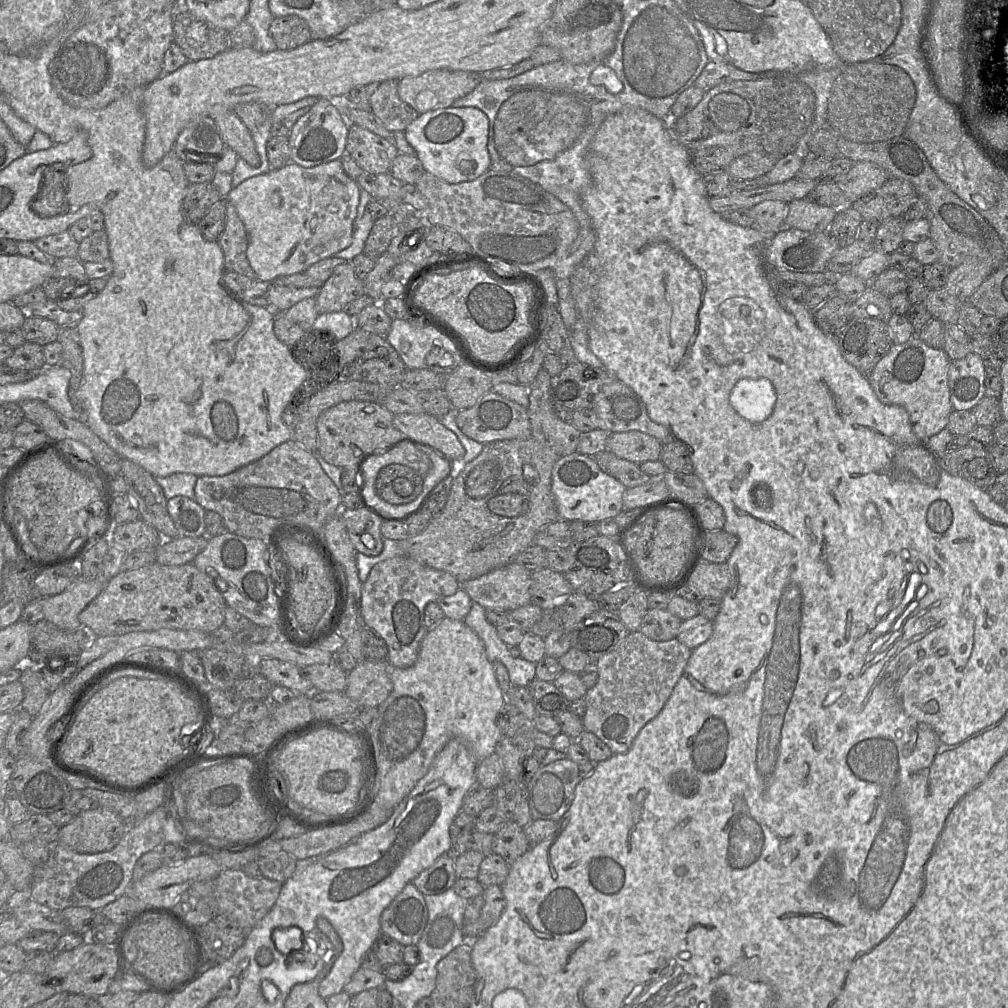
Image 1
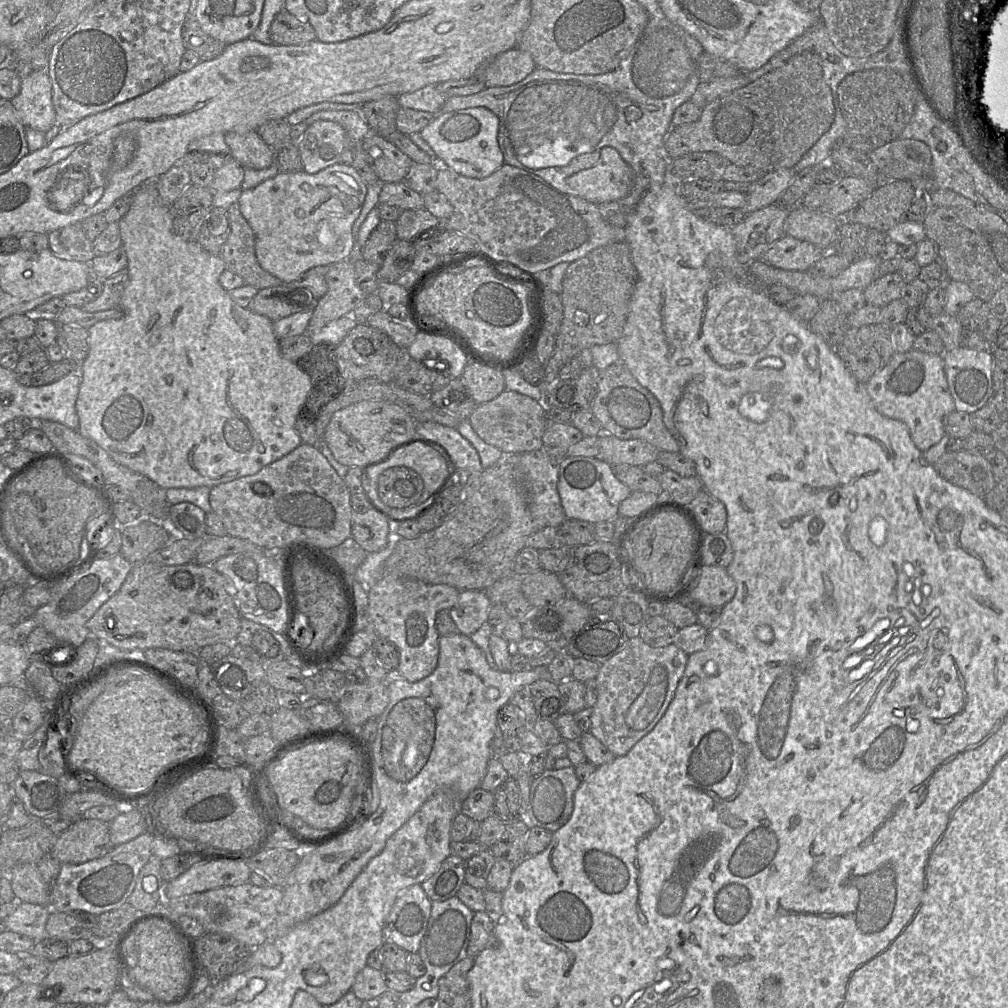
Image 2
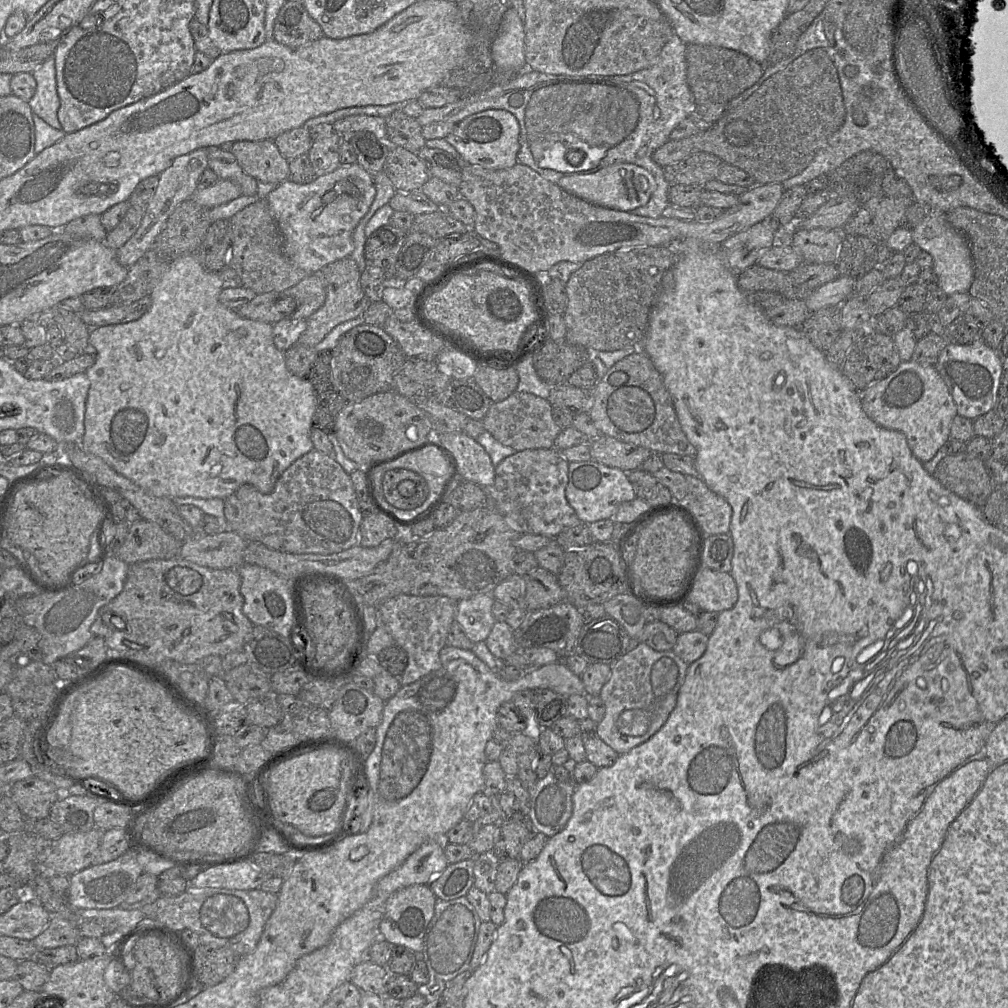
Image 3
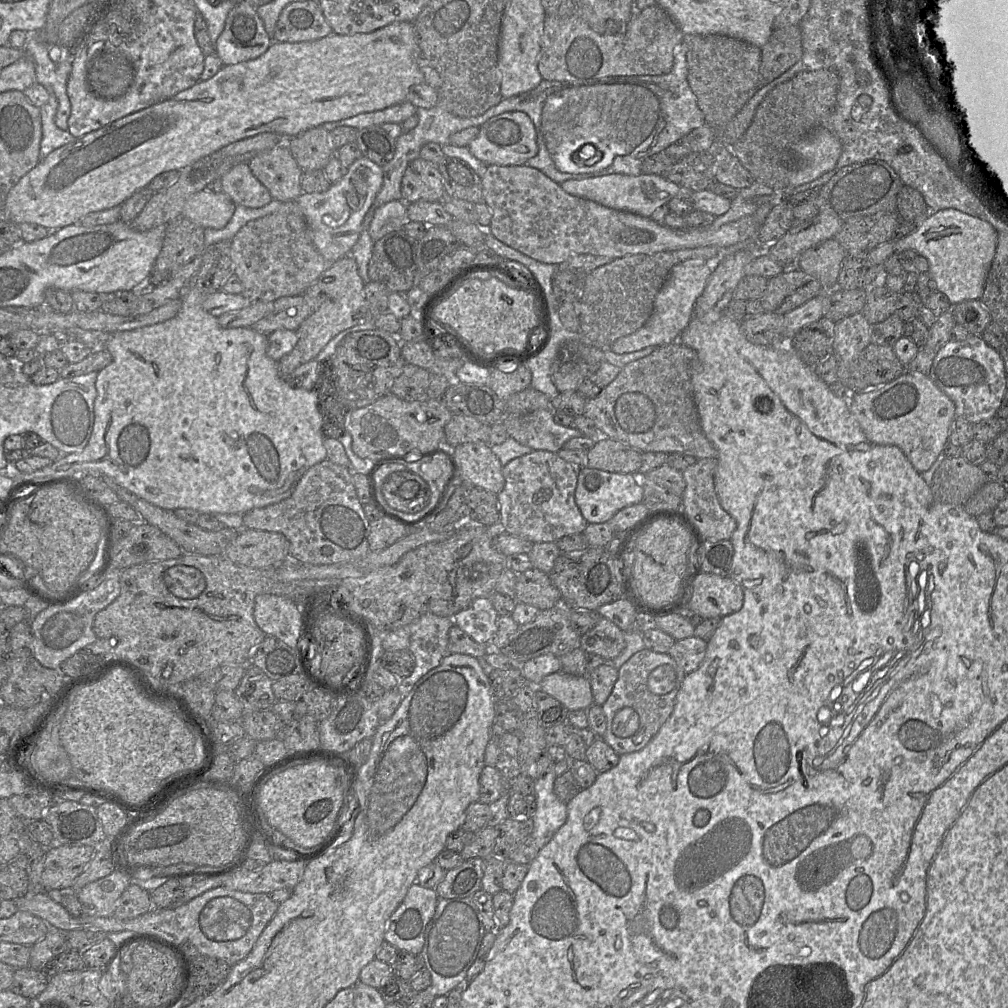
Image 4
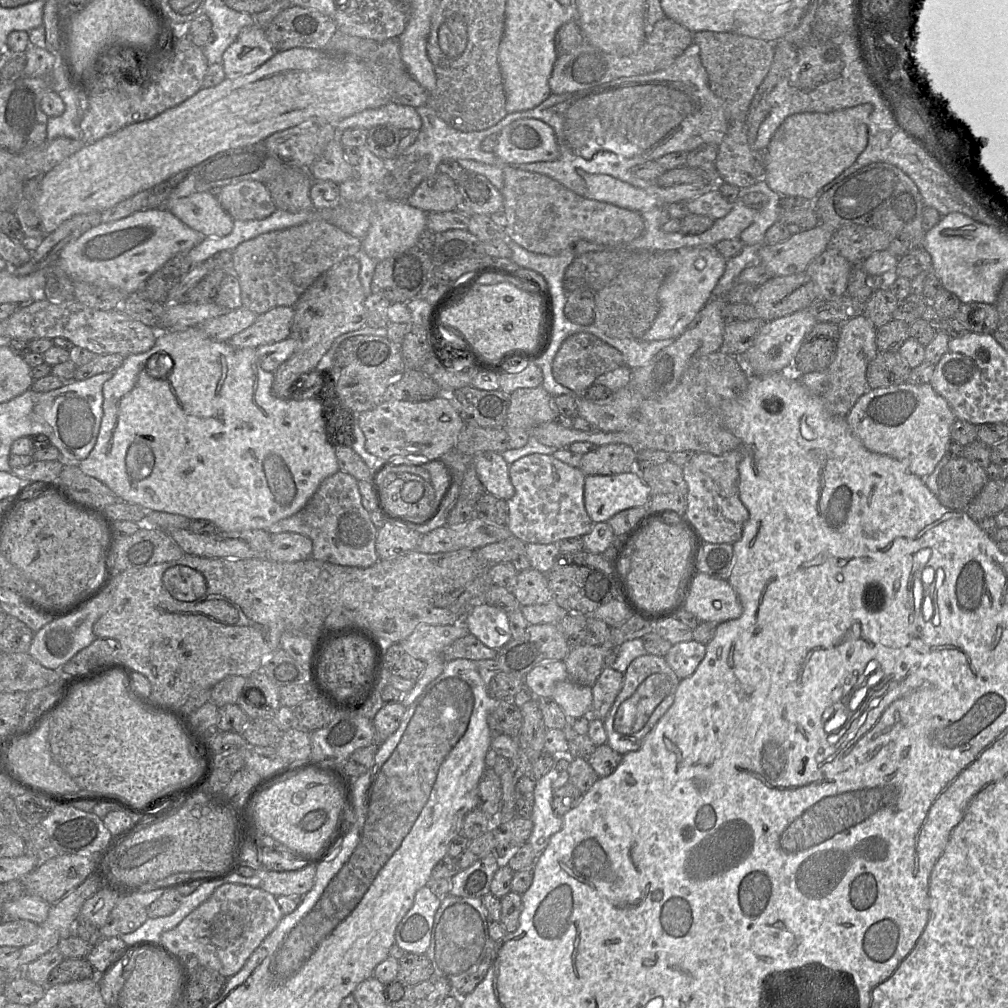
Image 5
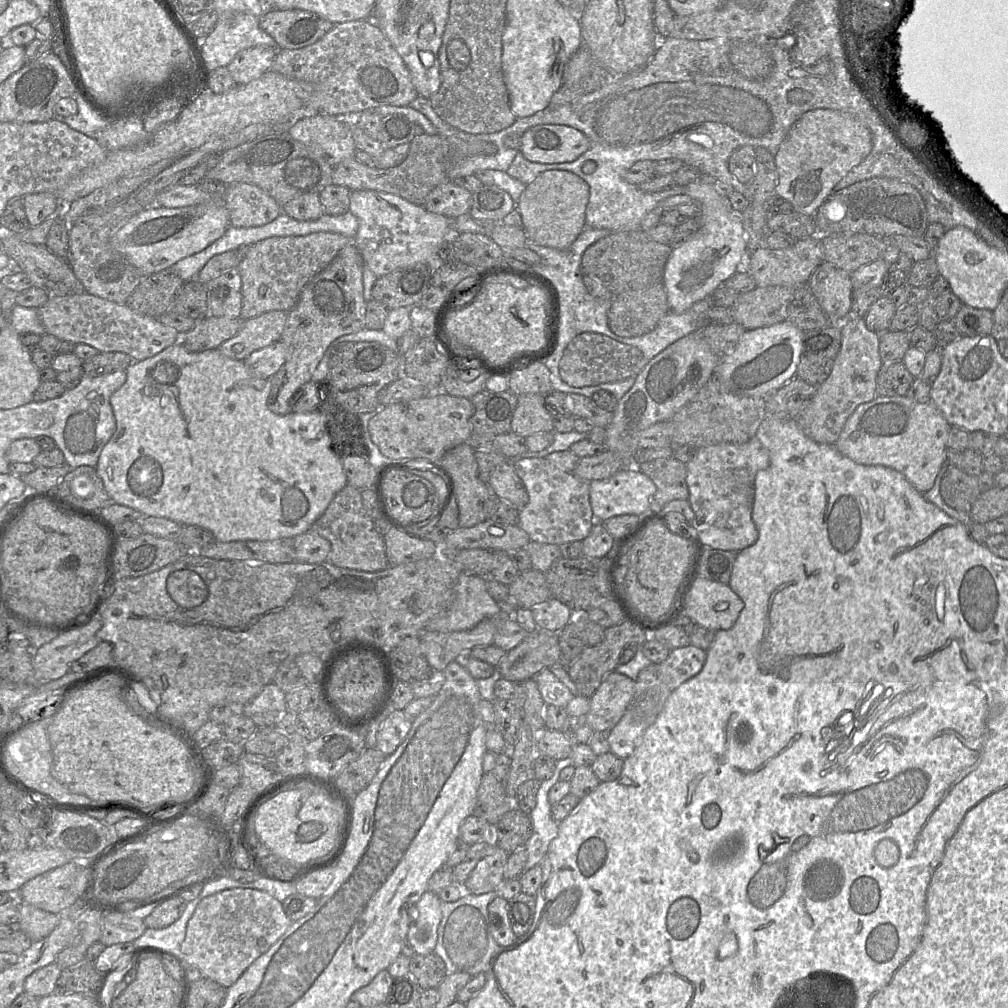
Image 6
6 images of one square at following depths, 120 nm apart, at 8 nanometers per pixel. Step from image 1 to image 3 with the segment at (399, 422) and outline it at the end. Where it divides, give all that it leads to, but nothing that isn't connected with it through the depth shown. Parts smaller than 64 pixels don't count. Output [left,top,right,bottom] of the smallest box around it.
[434,432,495,489]

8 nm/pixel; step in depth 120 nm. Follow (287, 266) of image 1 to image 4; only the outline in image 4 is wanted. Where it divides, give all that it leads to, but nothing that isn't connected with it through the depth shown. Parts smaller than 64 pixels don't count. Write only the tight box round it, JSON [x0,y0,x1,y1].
[295,156,383,262]

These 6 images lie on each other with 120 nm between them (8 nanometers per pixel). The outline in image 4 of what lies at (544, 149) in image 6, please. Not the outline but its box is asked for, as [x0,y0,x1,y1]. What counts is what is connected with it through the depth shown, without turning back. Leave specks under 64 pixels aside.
[468,112,538,166]

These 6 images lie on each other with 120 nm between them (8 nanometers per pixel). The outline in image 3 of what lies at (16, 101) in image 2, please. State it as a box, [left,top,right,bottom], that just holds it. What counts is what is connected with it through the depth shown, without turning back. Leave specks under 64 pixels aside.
[28,55,61,130]

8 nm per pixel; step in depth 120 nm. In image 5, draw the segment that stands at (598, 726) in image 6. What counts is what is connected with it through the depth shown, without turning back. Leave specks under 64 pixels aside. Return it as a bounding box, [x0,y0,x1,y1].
[590,667,623,720]

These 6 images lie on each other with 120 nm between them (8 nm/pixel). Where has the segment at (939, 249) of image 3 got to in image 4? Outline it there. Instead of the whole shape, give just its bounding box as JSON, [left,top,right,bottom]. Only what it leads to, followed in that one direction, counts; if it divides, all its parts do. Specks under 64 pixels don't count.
[895,210,998,306]

